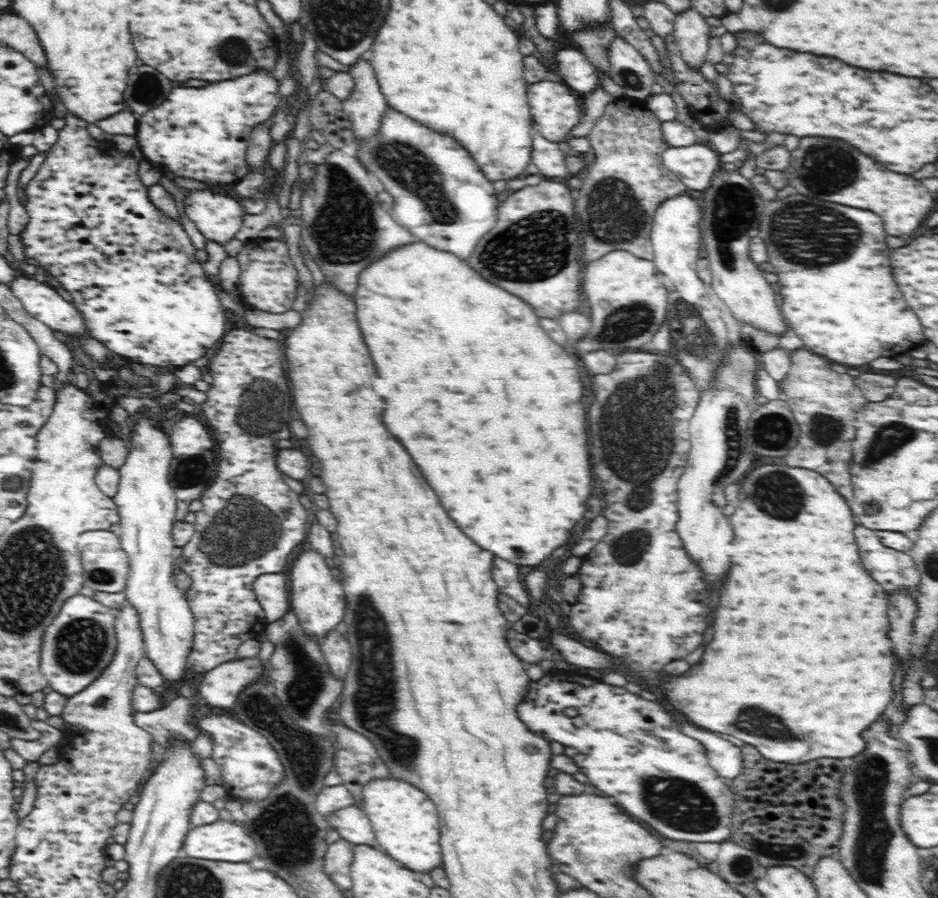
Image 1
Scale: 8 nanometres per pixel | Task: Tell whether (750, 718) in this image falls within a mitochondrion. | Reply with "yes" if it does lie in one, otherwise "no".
yes

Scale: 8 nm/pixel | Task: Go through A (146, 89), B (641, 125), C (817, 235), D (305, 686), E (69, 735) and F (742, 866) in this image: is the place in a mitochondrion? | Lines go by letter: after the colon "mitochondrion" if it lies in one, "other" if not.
A: mitochondrion
B: other
C: mitochondrion
D: mitochondrion
E: other
F: mitochondrion

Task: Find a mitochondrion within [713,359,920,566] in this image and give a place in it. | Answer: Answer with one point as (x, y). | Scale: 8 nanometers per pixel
(778, 494)

